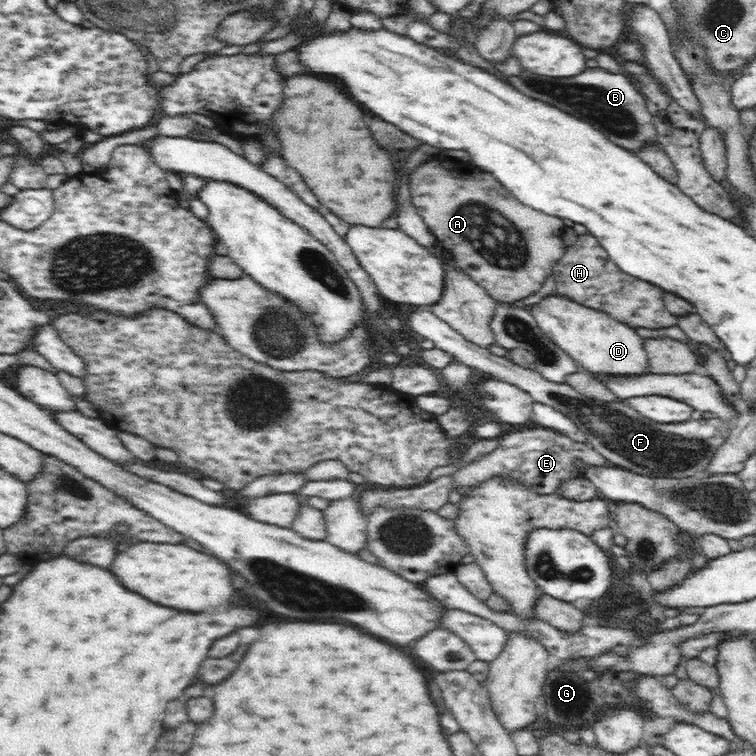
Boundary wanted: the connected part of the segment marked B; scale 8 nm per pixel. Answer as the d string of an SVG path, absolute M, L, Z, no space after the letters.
M600 67L585 68L584 72L570 78L552 78L522 70L518 76L504 76L522 94L552 104L570 116L592 124L614 144L636 153L648 140L657 142L652 115L646 109L645 96L627 75L612 74Z

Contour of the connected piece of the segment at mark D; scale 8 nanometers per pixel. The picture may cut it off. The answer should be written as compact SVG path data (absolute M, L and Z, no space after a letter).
M552 292L531 306L530 314L546 336L565 350L585 372L601 378L634 378L648 373L643 337L632 327L613 319L597 308L585 307Z

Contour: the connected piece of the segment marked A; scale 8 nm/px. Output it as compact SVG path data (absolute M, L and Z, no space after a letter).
M434 158L434 160L430 160L430 162L425 161L417 166L408 176L408 180L411 190L411 203L417 208L418 214L420 214L423 221L428 225L431 233L440 242L442 247L452 255L459 267L472 280L474 280L474 282L483 286L496 302L503 304L516 302L516 300L522 300L522 298L526 298L526 296L530 296L530 294L534 294L540 290L545 280L553 274L553 267L560 260L560 258L562 258L562 255L567 248L561 237L563 234L562 228L566 227L563 225L561 218L552 215L548 216L548 214L542 214L542 211L537 211L535 208L522 204L511 194L511 192L508 192L508 189L504 188L504 186L500 186L498 181L487 172L477 172L476 170L472 172L463 172L460 165L454 164L454 160L448 160L448 162L438 162L438 160Z

